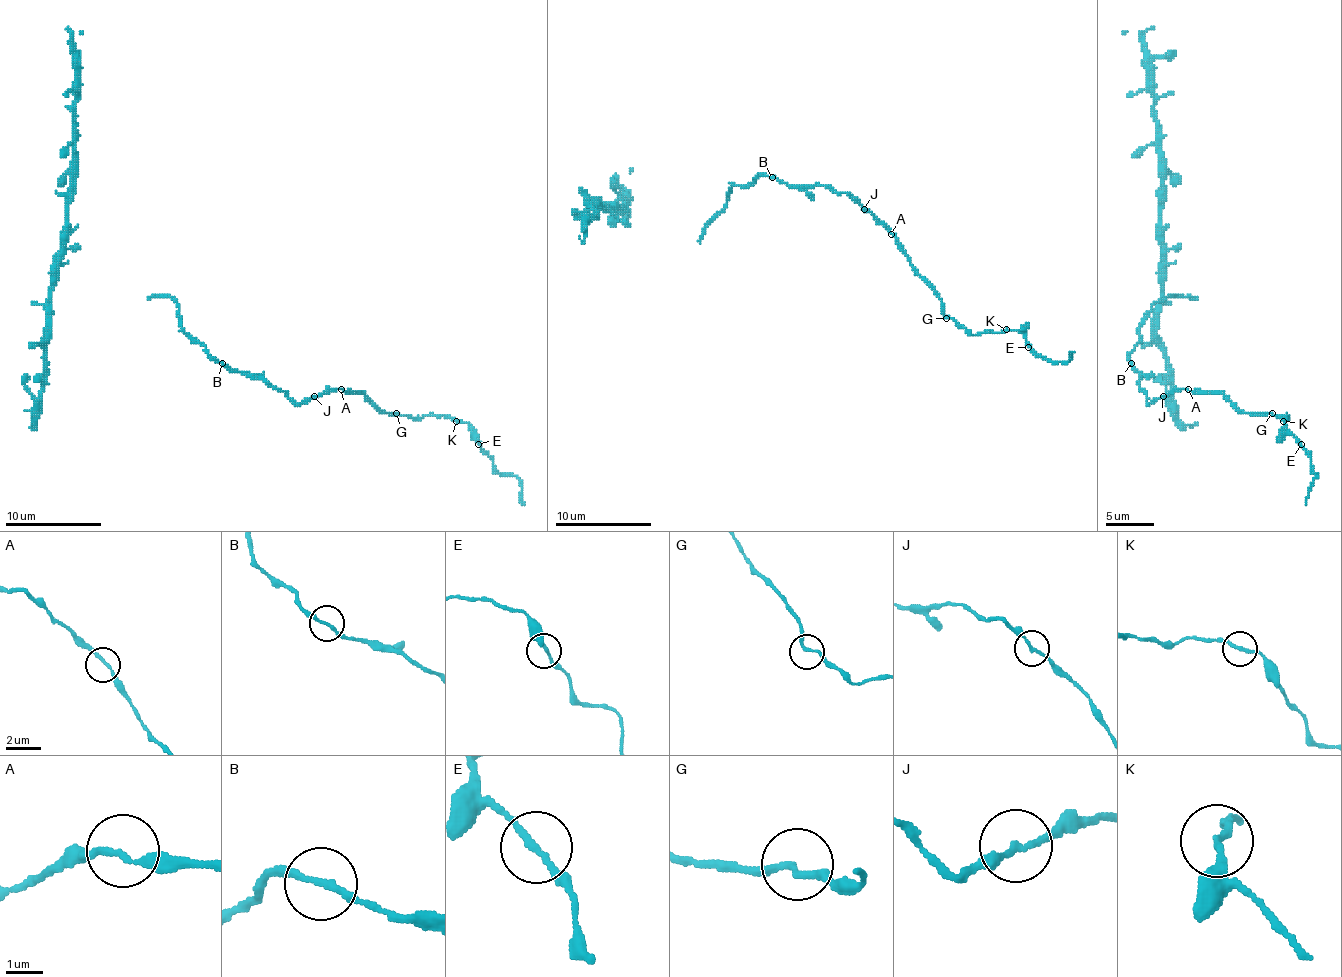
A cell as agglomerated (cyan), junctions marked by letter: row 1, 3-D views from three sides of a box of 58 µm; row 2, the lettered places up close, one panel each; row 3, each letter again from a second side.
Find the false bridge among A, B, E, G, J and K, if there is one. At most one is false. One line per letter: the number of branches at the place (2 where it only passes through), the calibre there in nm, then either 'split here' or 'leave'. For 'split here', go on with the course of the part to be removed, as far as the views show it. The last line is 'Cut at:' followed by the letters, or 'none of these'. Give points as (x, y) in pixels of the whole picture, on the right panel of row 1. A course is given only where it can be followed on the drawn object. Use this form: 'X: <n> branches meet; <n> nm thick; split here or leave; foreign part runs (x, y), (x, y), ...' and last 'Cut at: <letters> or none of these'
A: 2 branches meet; 150 nm thick; leave
B: 2 branches meet; 170 nm thick; leave
E: 2 branches meet; 170 nm thick; leave
G: 2 branches meet; 170 nm thick; leave
J: 2 branches meet; 150 nm thick; leave
K: 2 branches meet; 170 nm thick; leave
Cut at: none of these

